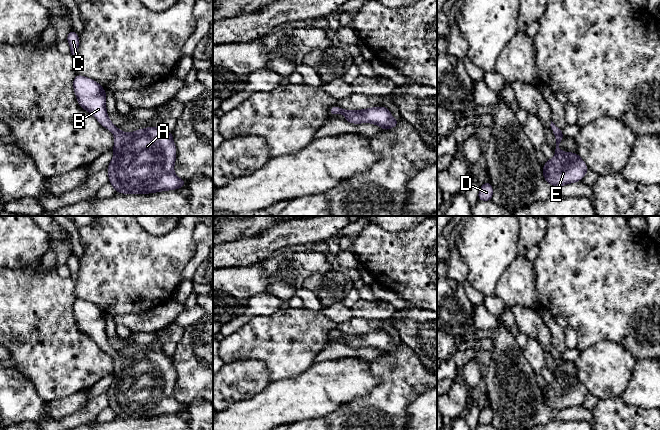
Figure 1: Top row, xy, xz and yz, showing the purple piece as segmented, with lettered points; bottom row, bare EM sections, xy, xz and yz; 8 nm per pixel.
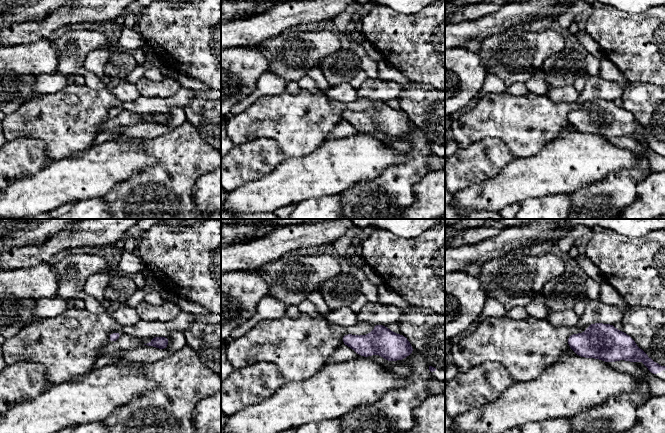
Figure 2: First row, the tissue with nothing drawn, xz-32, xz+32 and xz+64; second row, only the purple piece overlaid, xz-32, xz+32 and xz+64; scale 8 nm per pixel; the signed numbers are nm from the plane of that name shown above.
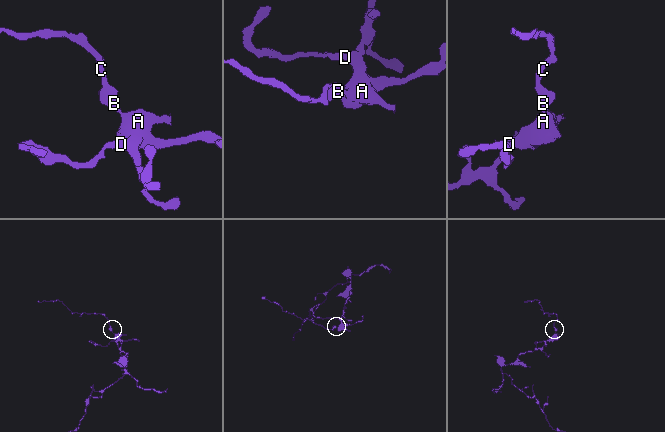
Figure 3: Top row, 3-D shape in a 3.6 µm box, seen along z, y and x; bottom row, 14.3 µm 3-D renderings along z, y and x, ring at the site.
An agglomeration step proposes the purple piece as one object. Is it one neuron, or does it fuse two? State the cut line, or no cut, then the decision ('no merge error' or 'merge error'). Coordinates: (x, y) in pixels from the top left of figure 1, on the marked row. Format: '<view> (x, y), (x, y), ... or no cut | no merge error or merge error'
no cut | no merge error

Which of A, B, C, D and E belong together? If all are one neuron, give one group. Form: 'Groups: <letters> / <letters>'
Groups: A B C D E

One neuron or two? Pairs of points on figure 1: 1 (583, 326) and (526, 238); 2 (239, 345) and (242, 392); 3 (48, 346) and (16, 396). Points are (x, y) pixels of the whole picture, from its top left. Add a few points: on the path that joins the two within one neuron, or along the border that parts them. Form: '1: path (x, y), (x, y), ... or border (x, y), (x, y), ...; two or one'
1: border (548, 226), (546, 234), (538, 245); two
2: border (263, 361), (256, 359), (235, 360), (225, 364); two
3: border (15, 367), (32, 383), (41, 398); two

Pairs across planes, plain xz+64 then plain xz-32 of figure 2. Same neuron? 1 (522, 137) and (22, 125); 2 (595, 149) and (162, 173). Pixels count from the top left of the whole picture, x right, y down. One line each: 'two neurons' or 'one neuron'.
1: one neuron
2: two neurons

